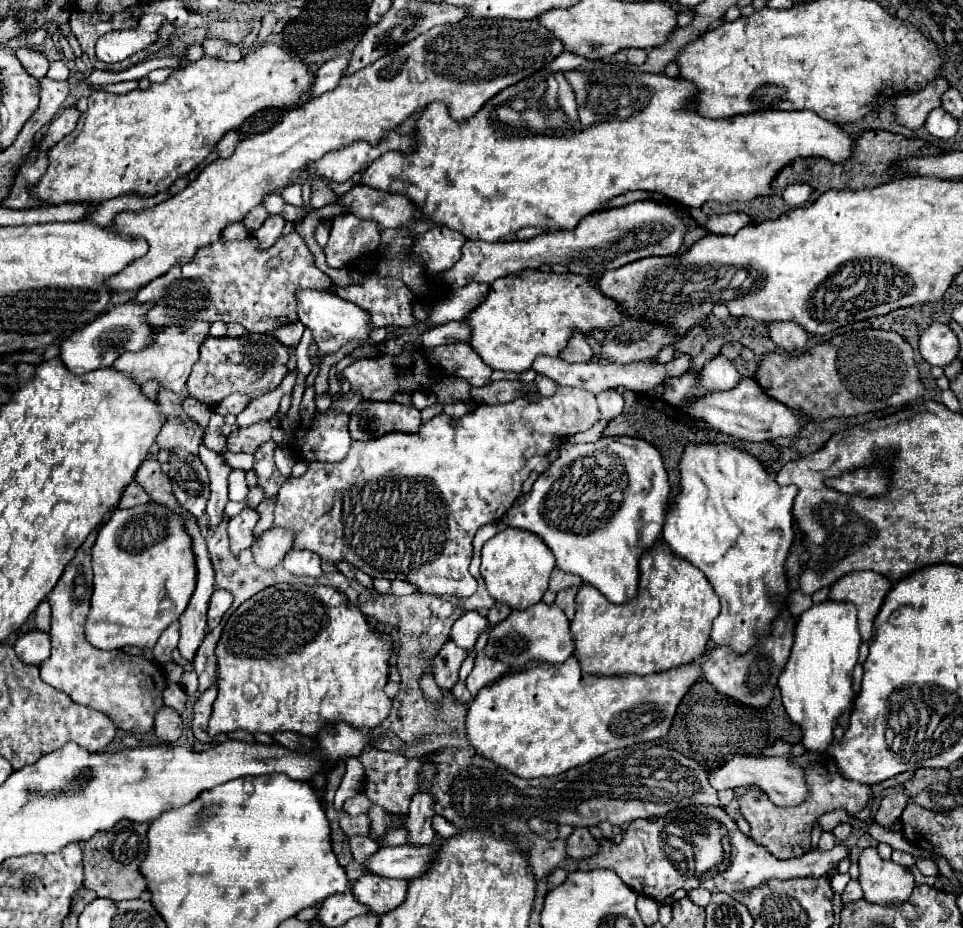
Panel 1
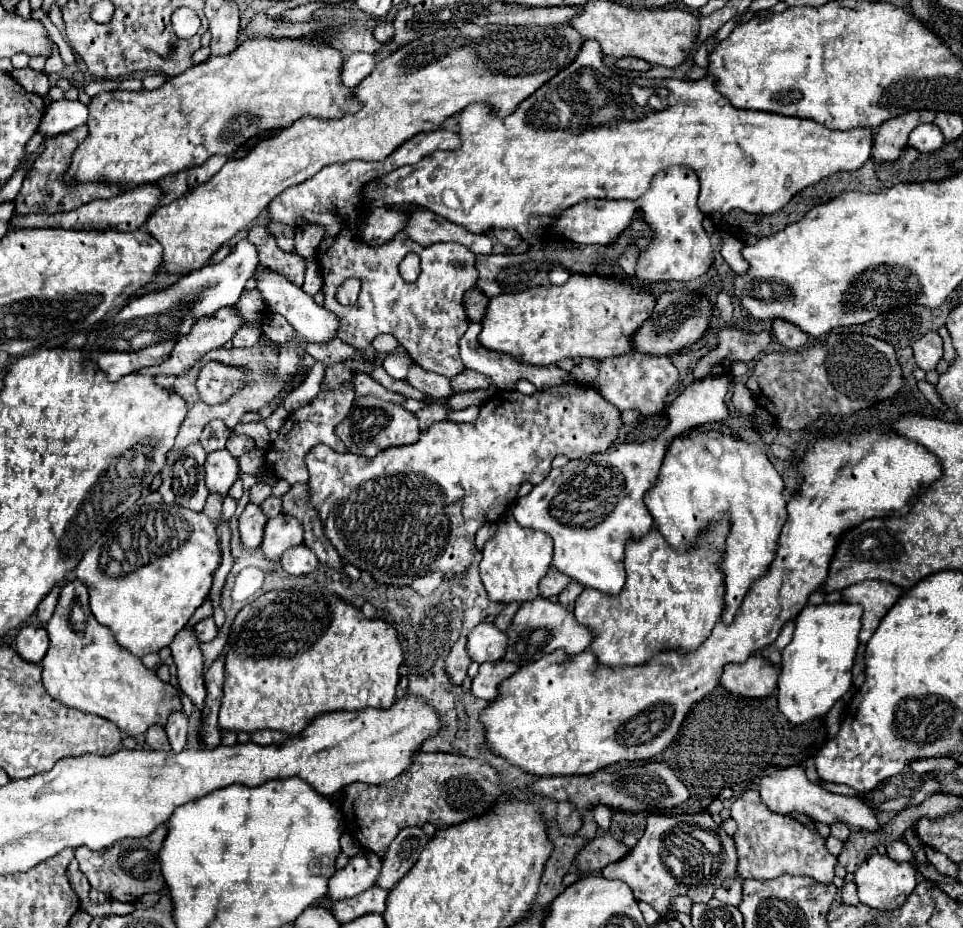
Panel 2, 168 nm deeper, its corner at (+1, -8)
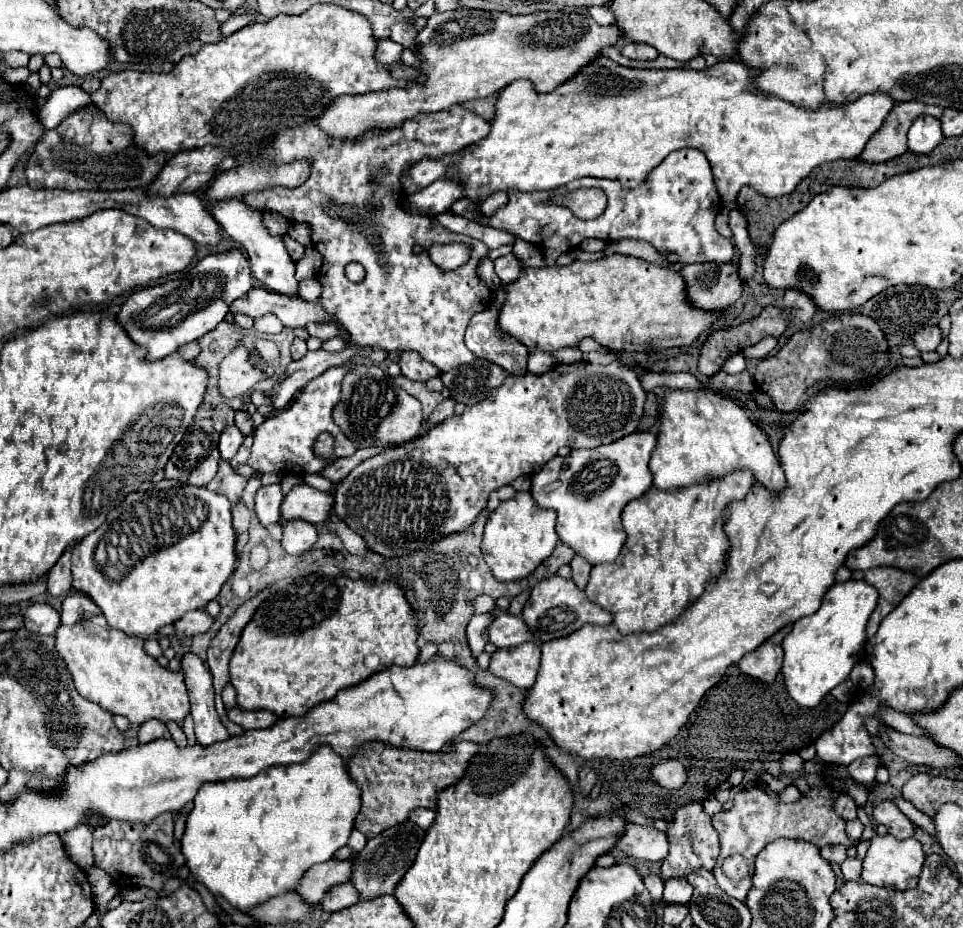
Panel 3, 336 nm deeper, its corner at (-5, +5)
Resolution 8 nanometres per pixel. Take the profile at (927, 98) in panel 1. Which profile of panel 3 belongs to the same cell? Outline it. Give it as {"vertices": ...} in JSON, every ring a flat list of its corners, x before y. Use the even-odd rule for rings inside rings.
{"vertices":[[900,102,888,114,884,126,870,138,864,152,860,154,862,160,868,162,886,162,896,158,908,150,908,128,916,116,930,114,940,118,940,106,928,106,924,102]]}

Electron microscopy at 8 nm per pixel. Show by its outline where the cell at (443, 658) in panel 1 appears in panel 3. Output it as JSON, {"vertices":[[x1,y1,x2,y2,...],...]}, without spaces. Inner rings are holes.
{"vertices":[[476,614,472,616,468,628,466,628,466,638,468,638,468,646,472,650,472,656,478,658,488,642,486,638,486,630,488,630,488,622,492,622,492,614]]}

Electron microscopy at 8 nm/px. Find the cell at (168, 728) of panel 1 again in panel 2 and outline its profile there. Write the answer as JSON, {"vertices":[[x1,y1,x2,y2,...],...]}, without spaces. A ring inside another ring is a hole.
{"vertices":[[152,725,148,731,146,731,146,743,152,747,152,749,158,749,158,751,170,751,170,743,166,739,166,731,164,727,160,725]]}

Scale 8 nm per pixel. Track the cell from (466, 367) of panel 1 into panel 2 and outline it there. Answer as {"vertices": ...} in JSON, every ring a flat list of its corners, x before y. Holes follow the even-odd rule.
{"vertices":[[470,369,462,371,460,375,456,375,452,381,450,381,452,389,458,393,458,391,480,391,480,389,488,389,490,387,490,377,486,375,480,375,480,373,474,373]]}

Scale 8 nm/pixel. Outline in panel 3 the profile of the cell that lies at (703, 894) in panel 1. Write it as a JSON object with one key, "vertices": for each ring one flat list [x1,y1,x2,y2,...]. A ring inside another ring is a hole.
{"vertices":[[672,878,664,884,664,902,666,904,688,904,692,898,692,884,686,878]]}

